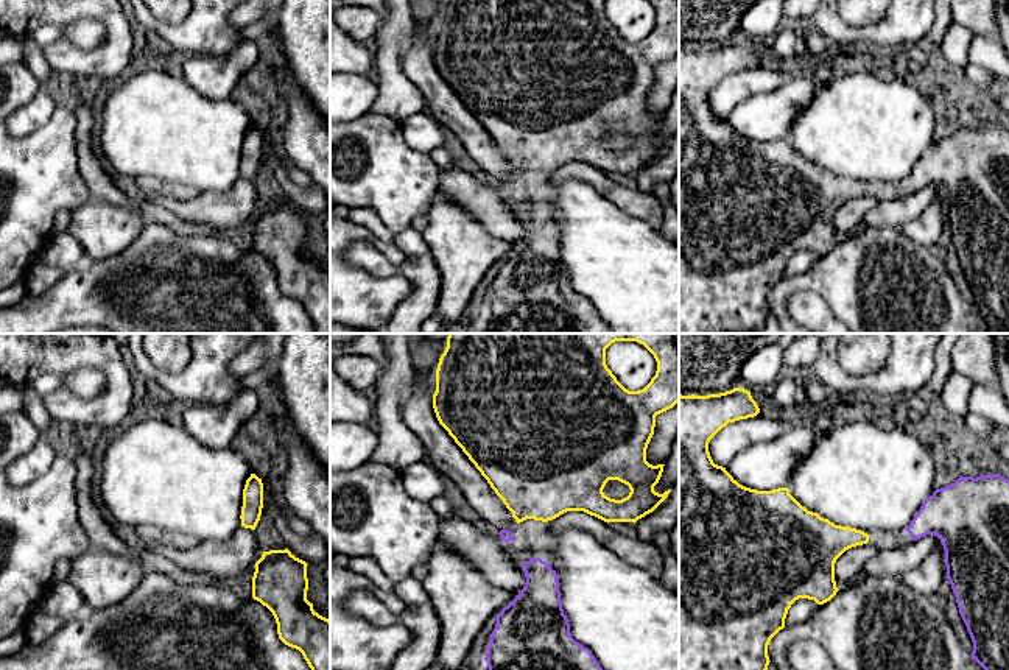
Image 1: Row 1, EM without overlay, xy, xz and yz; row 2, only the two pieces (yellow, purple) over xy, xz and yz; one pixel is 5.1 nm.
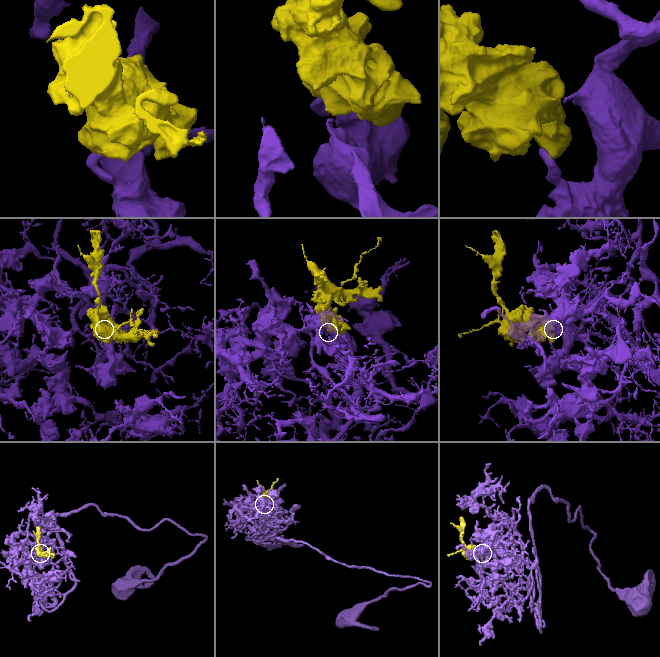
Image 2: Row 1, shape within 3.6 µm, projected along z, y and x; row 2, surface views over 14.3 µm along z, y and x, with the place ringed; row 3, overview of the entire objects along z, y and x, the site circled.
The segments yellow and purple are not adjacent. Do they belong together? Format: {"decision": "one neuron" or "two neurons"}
{"decision": "one neuron"}

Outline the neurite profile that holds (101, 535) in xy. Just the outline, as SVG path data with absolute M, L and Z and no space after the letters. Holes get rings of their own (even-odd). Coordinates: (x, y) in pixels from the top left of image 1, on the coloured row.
M79 453L75 463L78 466L78 517L93 548L137 559L146 573L163 573L178 584L221 587L221 581L212 575L185 570L176 566L171 559L146 550L143 545L134 550L129 548L126 542L115 534L112 525L104 520L92 499L93 464L90 455Z

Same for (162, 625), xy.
M146 573L134 592L123 601L87 611L84 615L67 620L54 634L40 645L26 644L11 656L0 658L0 670L311 670L302 653L285 645L277 634L277 623L272 612L254 598L244 598L220 586L184 586L163 573Z

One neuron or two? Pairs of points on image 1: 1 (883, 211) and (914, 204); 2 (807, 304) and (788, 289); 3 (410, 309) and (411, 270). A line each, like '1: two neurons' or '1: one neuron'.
1: one neuron
2: two neurons
3: one neuron

